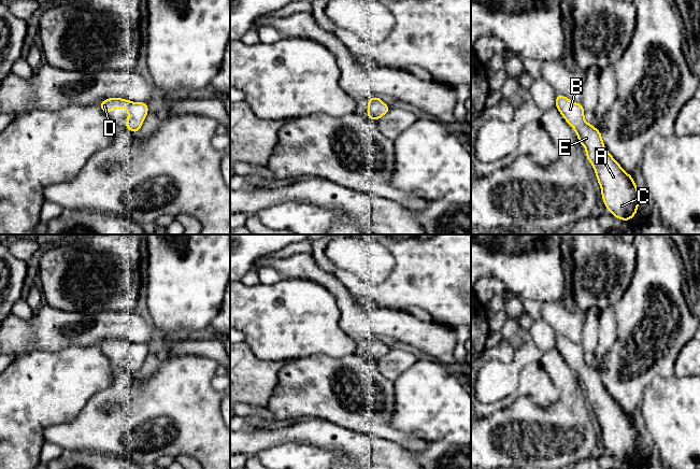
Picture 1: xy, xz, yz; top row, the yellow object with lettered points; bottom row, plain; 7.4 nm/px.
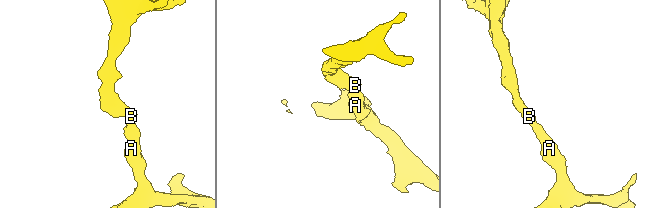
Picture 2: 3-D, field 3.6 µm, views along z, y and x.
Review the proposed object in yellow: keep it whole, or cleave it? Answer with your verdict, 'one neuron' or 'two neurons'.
one neuron

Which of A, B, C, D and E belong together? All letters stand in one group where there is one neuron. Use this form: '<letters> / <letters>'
A B C D E

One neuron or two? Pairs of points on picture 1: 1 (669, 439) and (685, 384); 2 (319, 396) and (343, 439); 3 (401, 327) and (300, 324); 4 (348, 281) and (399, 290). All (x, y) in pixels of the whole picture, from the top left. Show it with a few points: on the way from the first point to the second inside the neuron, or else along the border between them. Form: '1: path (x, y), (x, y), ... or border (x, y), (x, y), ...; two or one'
1: path (683, 425), (685, 423), (685, 398); one
2: border (310, 417), (324, 418), (358, 432); two
3: border (336, 300), (340, 313), (340, 327), (356, 341); two
4: path (361, 293), (386, 293); one

